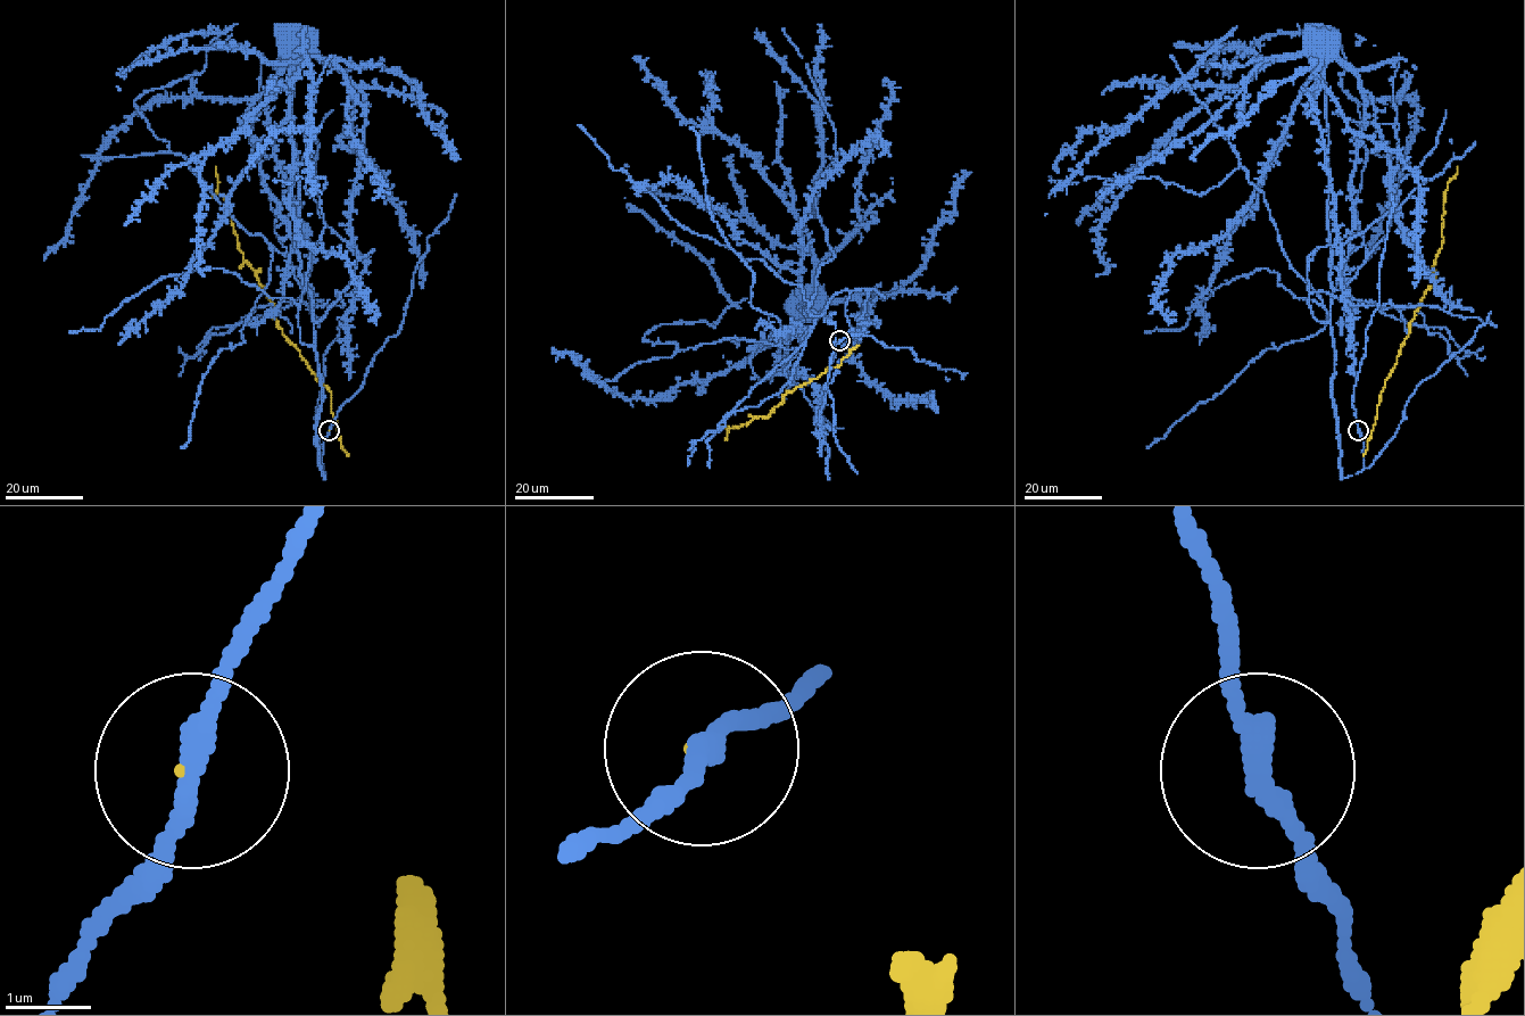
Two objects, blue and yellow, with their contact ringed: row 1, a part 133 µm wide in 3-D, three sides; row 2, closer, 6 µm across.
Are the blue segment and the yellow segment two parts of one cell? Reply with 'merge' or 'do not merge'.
do not merge

